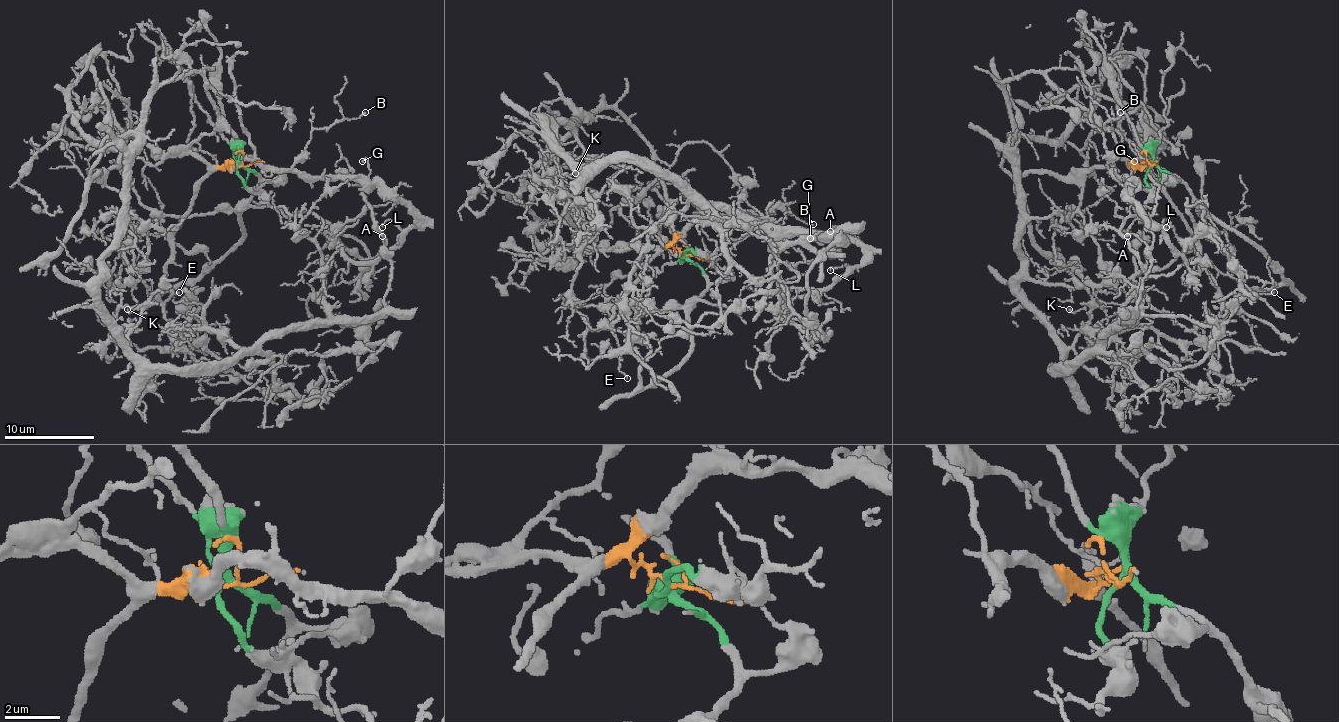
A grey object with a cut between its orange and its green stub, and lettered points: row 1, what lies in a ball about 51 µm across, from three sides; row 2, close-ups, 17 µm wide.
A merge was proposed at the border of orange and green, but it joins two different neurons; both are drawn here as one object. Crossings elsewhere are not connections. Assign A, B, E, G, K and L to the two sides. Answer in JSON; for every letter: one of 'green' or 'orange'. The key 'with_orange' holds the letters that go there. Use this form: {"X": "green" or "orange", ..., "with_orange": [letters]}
{"A": "green", "B": "orange", "E": "orange", "G": "orange", "K": "green", "L": "orange", "with_orange": ["B", "E", "G", "L"]}

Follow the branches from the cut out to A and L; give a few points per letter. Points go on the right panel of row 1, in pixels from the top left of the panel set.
A: (1151, 167), (1144, 182), (1151, 198), (1122, 229), (1144, 272), (1133, 317), (1151, 252), (1133, 234), (1126, 236)
L: (1151, 167), (1113, 162), (1113, 171), (1129, 182), (1129, 198), (1147, 218), (1162, 229), (1162, 220), (1167, 227)

